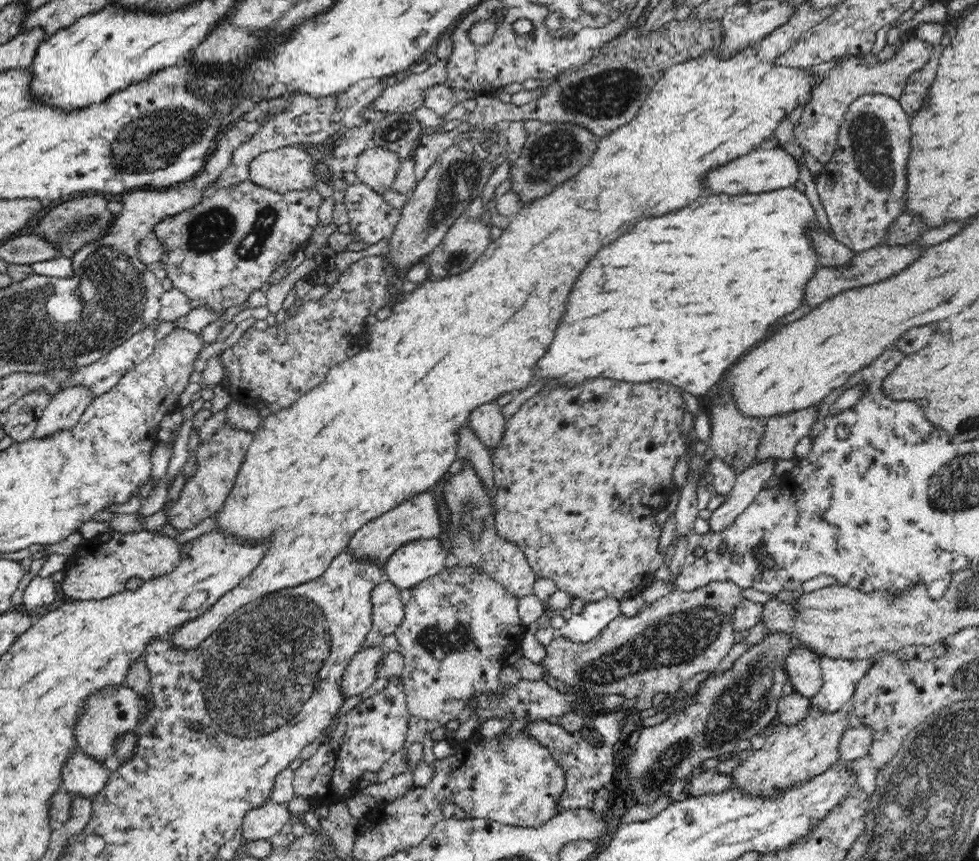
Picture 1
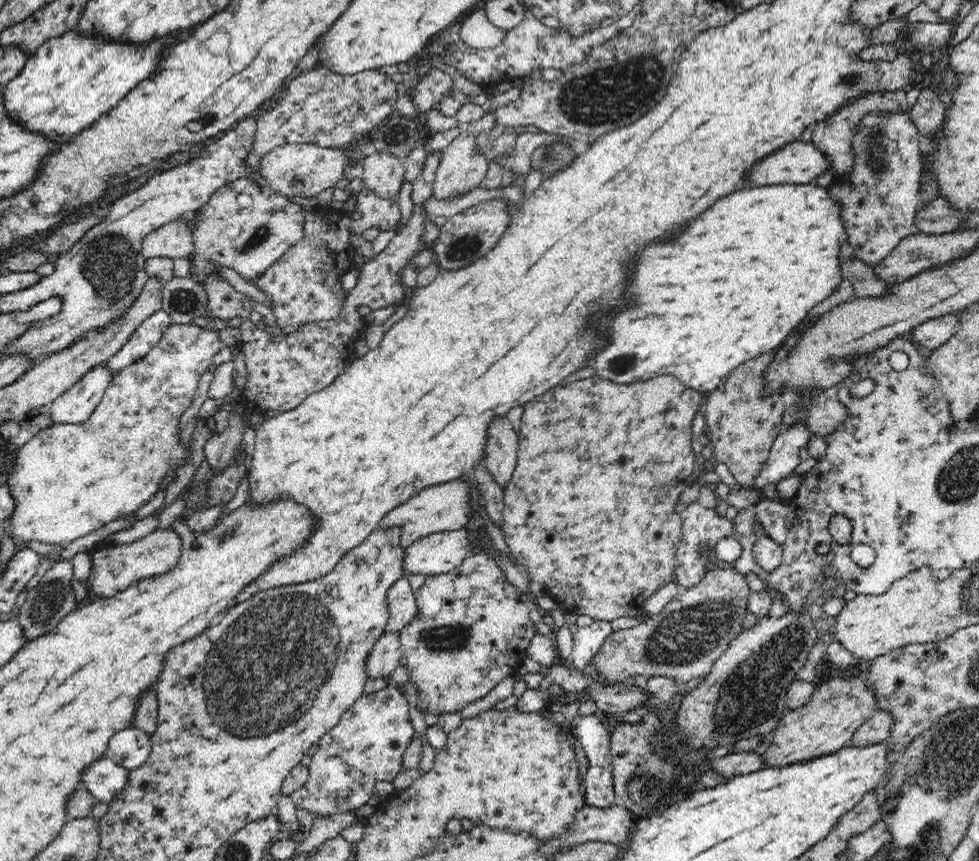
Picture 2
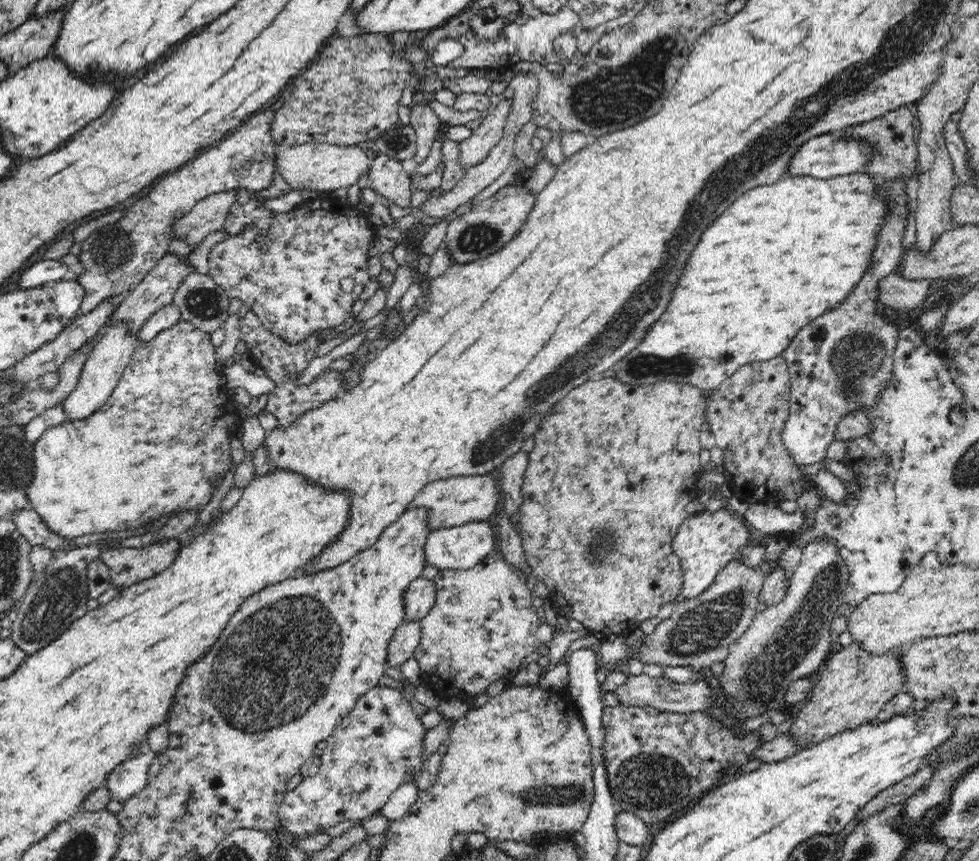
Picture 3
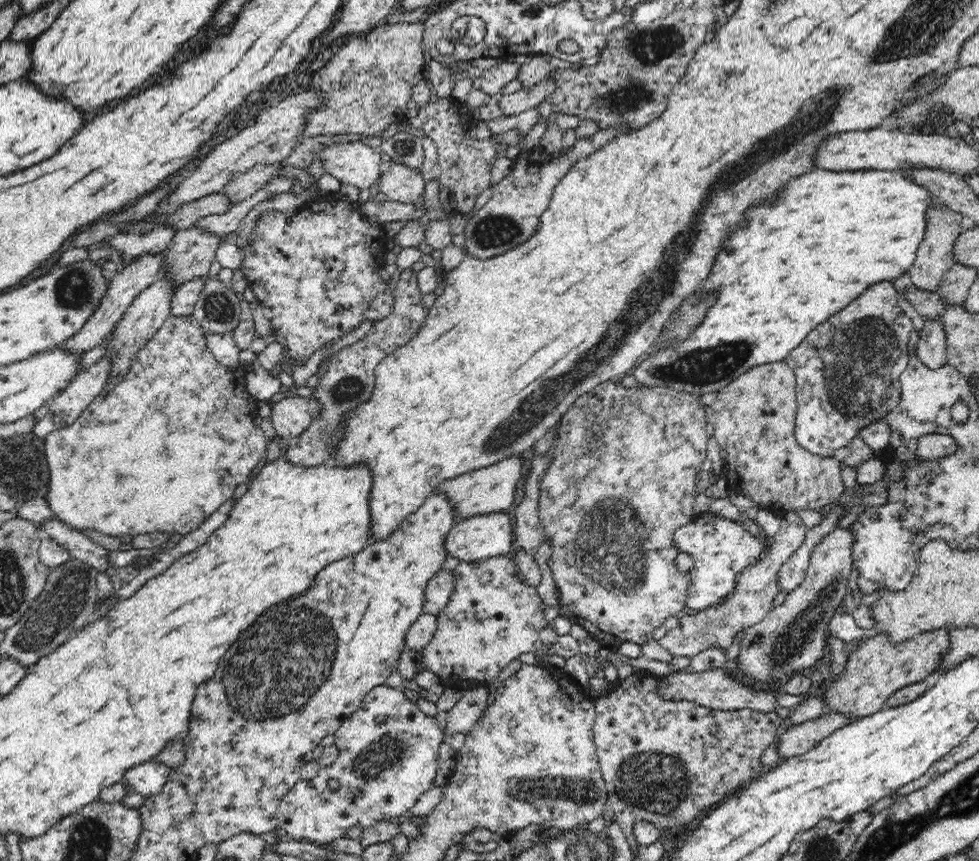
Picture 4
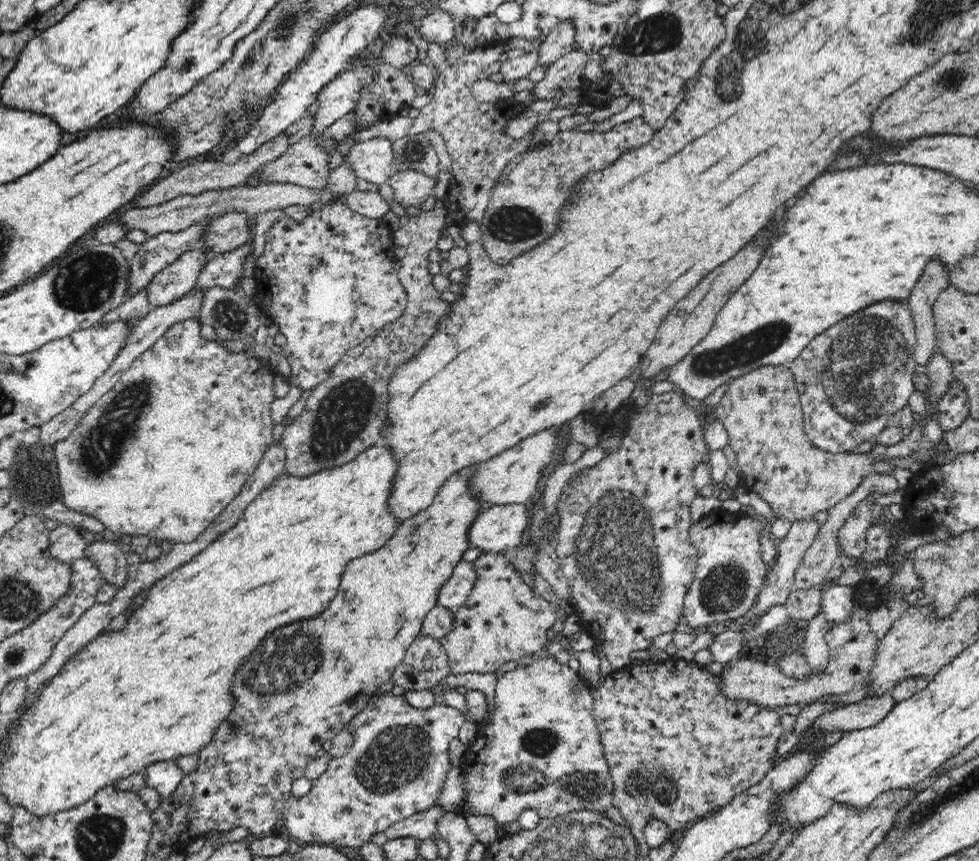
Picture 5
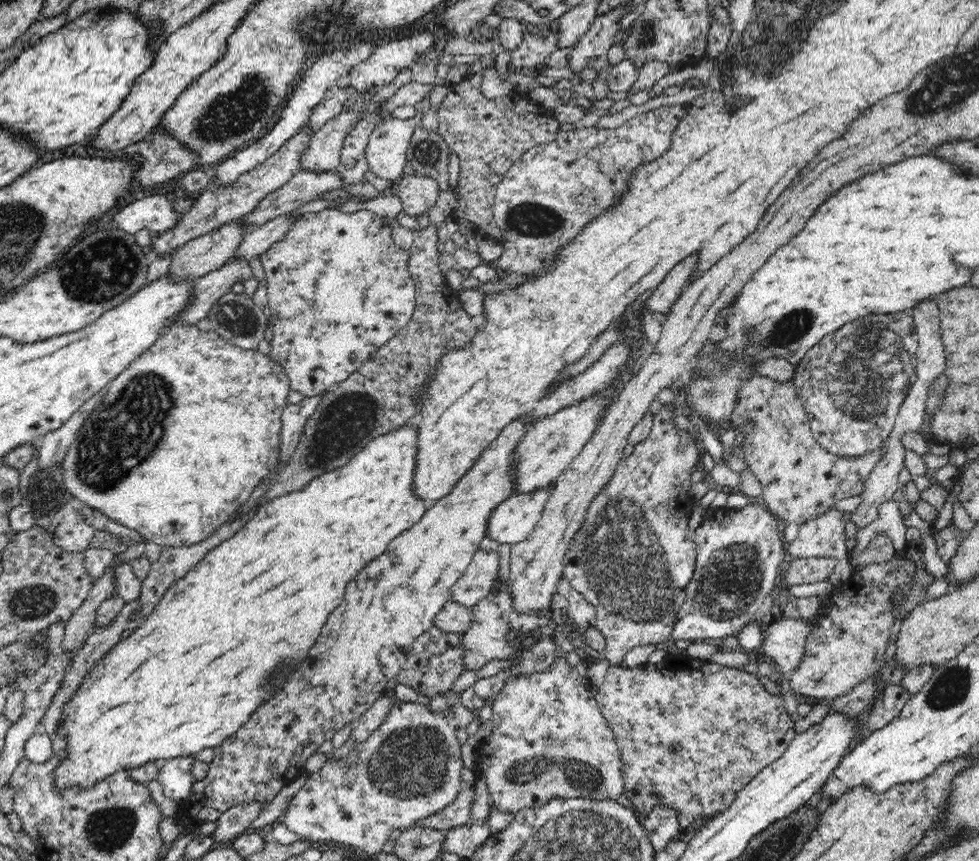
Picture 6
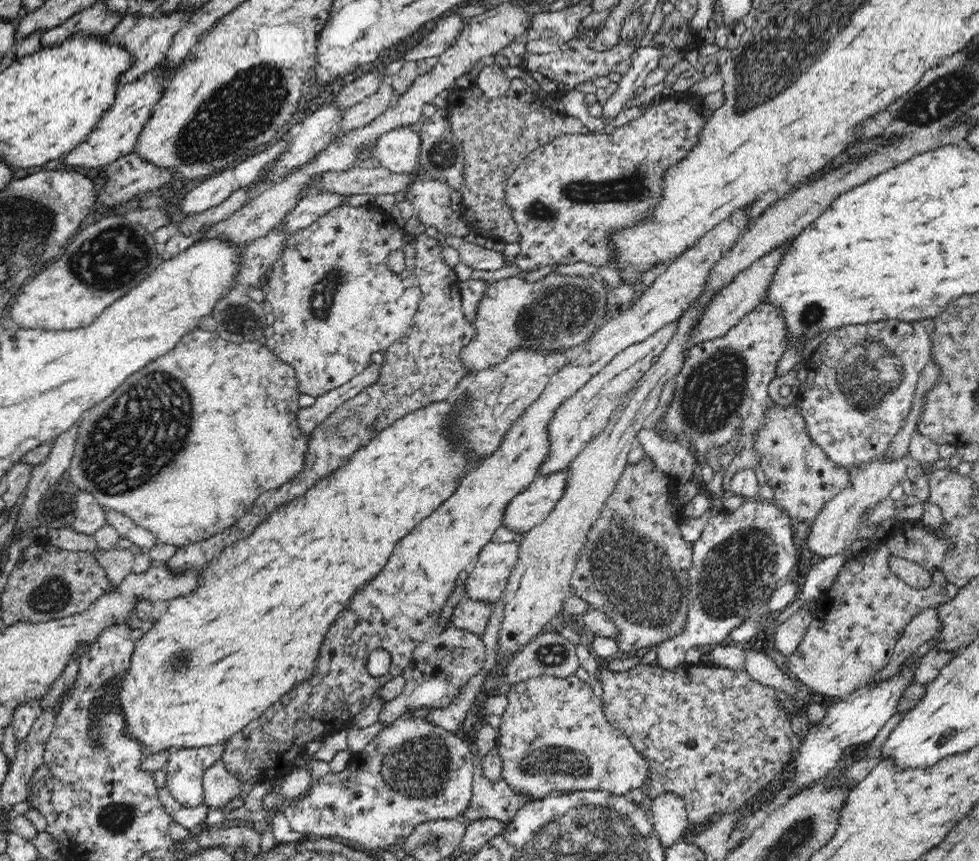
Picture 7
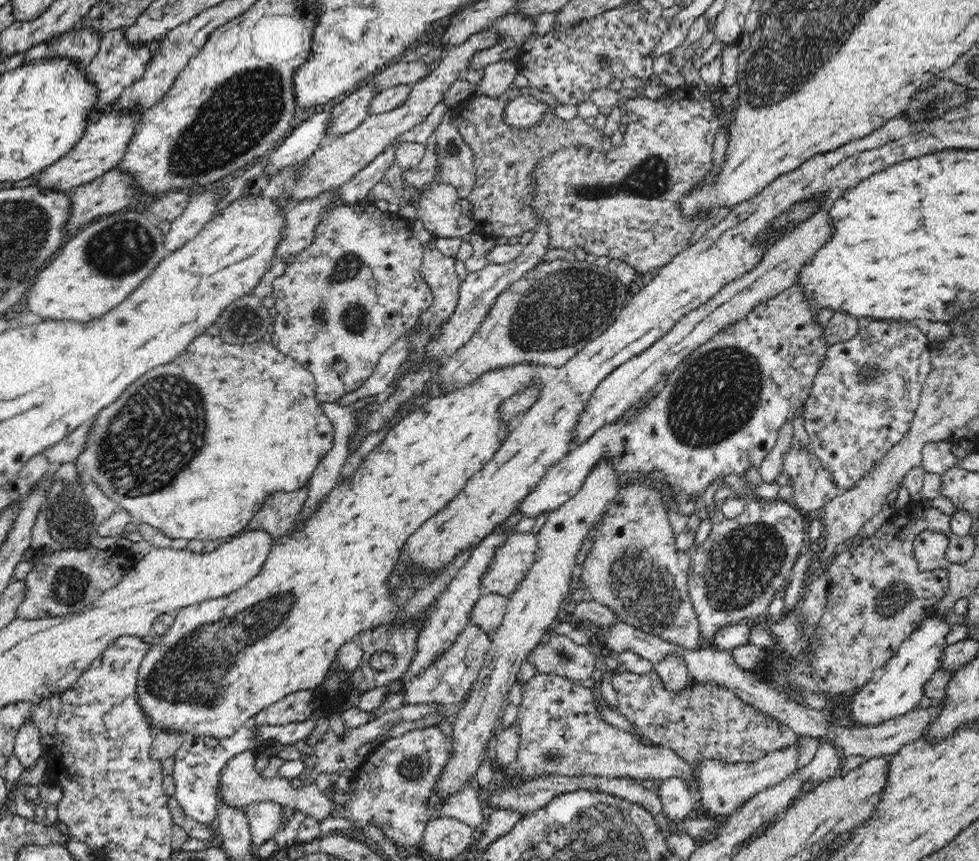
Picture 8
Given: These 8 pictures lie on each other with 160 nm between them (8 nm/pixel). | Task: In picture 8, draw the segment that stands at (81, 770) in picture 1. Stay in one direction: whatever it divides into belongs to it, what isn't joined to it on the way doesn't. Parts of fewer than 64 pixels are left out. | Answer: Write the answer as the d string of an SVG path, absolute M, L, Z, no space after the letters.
M312 714L305 721L296 721L285 725L262 725L257 729L242 725L233 736L220 740L220 744L214 748L208 748L202 737L196 737L192 733L184 733L184 743L174 754L175 794L173 796L180 803L182 810L195 821L202 825L214 822L217 815L219 774L227 760L251 748L260 748L269 739L278 739L281 744L295 744L299 740L306 739L314 730L318 718L317 715Z

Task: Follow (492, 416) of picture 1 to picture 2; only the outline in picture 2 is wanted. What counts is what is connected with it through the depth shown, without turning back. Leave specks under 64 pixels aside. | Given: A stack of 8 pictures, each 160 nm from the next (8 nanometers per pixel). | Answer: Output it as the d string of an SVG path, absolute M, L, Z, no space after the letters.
M496 417L489 424L484 465L502 490L506 488L516 468L518 449L519 434L512 429L510 420Z

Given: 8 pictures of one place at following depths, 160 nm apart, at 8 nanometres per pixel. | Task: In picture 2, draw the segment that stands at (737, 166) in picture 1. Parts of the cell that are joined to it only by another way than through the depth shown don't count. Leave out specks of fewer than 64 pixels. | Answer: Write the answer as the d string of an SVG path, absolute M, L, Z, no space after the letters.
M796 141L758 161L750 173L750 186L813 183L831 169L825 154L809 142Z

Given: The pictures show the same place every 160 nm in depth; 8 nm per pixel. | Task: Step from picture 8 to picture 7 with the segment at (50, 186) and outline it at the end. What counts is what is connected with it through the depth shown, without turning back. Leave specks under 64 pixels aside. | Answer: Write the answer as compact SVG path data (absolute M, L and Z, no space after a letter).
M156 67L130 84L120 87L116 91L114 104L100 118L96 127L88 134L87 140L67 153L62 163L76 170L80 168L90 170L106 166L122 156L134 153L137 138L142 133L144 124L149 120L154 104L160 100L169 77L174 74L174 69L170 69L165 74L168 77L160 77L160 74L162 71Z

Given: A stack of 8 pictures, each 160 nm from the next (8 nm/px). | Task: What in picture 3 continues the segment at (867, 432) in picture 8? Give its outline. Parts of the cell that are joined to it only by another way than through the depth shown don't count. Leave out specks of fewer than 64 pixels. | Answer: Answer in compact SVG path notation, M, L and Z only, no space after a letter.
M903 180L881 181L896 204L894 212L882 225L874 264L860 280L860 286L834 310L804 326L792 344L784 350L790 370L791 394L788 420L782 440L788 452L801 466L814 464L826 457L841 418L856 411L873 409L890 384L895 363L899 329L893 311L879 302L879 282L895 272L902 256L904 226L908 216L908 200Z

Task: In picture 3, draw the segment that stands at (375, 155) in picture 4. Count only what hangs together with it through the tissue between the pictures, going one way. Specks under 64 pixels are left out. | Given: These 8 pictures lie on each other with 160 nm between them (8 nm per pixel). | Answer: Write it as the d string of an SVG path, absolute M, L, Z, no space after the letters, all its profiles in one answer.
M307 143L295 145L292 147L280 147L276 149L277 156L275 166L278 172L286 179L293 190L299 188L307 188L315 191L336 191L339 188L358 185L358 182L365 174L368 174L369 168L372 166L373 159L370 160L369 148L353 145L343 146L327 143Z

